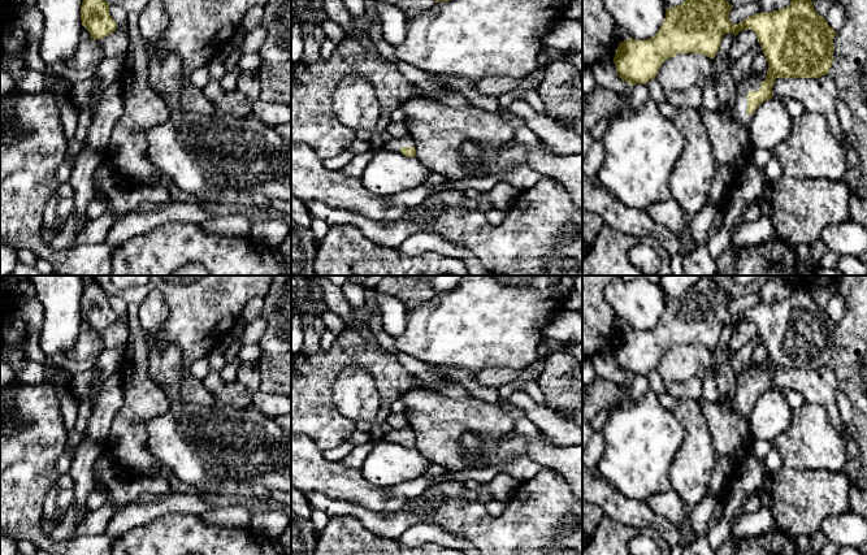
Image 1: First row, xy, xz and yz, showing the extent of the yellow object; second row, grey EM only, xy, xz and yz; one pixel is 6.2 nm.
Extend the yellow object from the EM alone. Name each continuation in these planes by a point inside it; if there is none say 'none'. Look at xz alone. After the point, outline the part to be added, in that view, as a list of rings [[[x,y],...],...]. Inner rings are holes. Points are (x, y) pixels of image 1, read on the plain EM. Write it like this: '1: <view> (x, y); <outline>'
1: xz (395, 436); [[[409,426],[400,428],[400,429],[393,429],[391,432],[383,434],[381,441],[387,442],[387,443],[402,445],[400,441],[403,438],[415,438],[413,432]]]

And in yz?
1: yz (753, 374); [[[767,363],[760,365],[751,365],[747,370],[741,374],[737,374],[736,380],[736,394],[733,409],[746,421],[749,421],[750,412],[753,411],[753,406],[746,406],[747,402],[747,383],[749,382],[759,382],[760,373],[766,372]]]

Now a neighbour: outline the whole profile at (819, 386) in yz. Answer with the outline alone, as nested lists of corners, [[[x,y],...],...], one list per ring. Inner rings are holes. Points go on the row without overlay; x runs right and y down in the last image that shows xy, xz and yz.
[[[829,365],[819,369],[776,369],[772,383],[776,390],[793,389],[803,395],[805,402],[823,406],[837,433],[845,434],[846,425],[840,420],[836,400],[840,387]]]

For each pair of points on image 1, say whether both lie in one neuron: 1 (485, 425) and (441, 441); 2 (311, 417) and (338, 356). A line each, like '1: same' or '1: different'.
1: same
2: same

